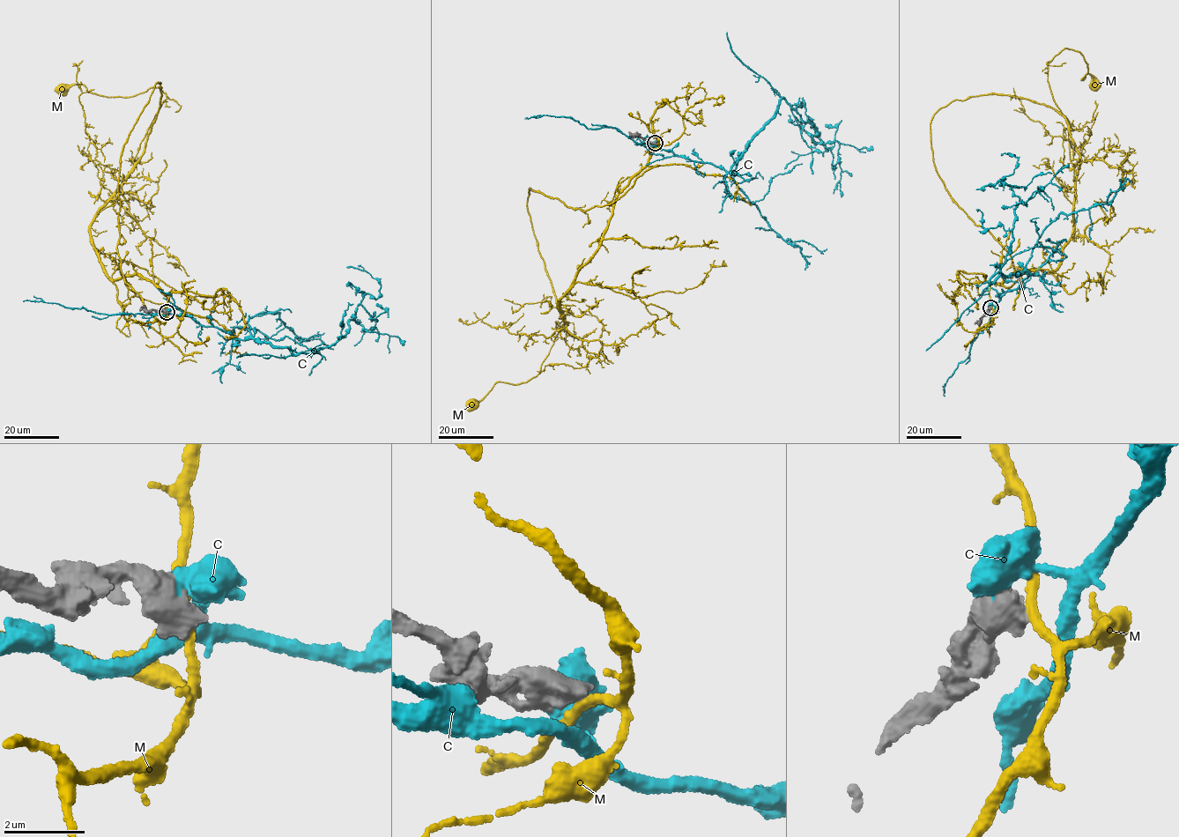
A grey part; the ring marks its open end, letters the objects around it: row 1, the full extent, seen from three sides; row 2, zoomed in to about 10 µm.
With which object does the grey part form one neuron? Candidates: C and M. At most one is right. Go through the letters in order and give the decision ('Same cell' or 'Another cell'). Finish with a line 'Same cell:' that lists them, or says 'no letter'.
C: Another cell
M: Another cell
Same cell: no letter

